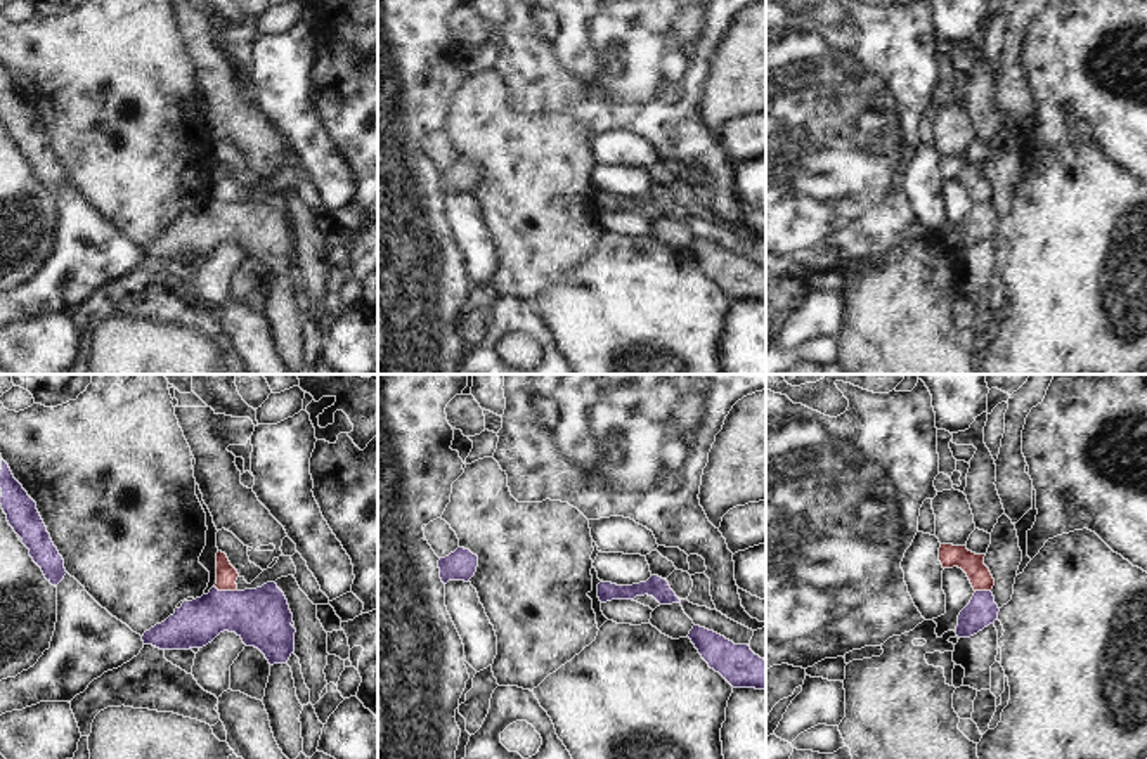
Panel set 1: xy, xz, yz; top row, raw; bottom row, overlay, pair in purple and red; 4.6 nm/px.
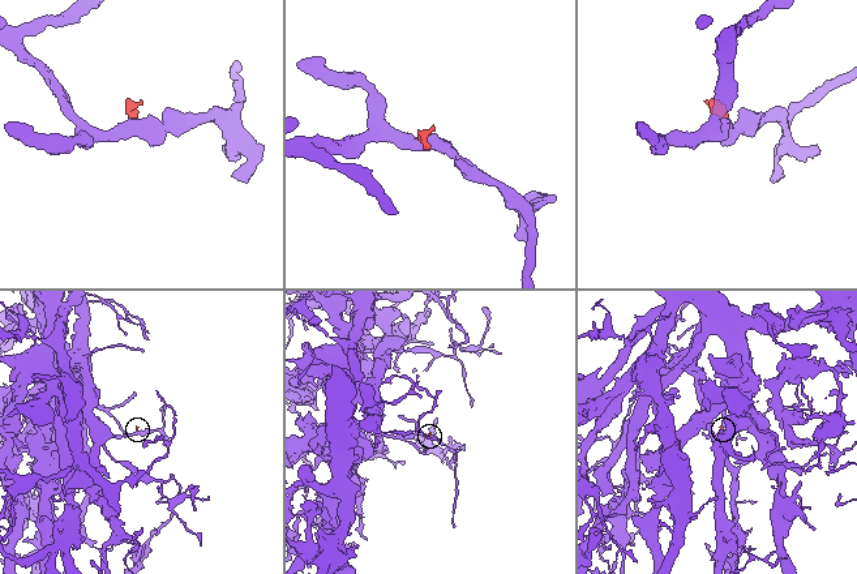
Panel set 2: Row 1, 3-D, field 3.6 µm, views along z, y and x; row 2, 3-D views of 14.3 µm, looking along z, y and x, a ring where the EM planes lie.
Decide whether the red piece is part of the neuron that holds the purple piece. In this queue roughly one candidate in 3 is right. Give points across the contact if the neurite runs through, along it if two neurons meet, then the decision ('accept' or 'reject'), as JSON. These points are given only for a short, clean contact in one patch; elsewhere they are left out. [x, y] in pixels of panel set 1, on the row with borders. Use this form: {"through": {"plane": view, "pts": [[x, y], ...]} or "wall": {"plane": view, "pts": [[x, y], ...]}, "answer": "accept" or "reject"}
{"answer": "reject"}

